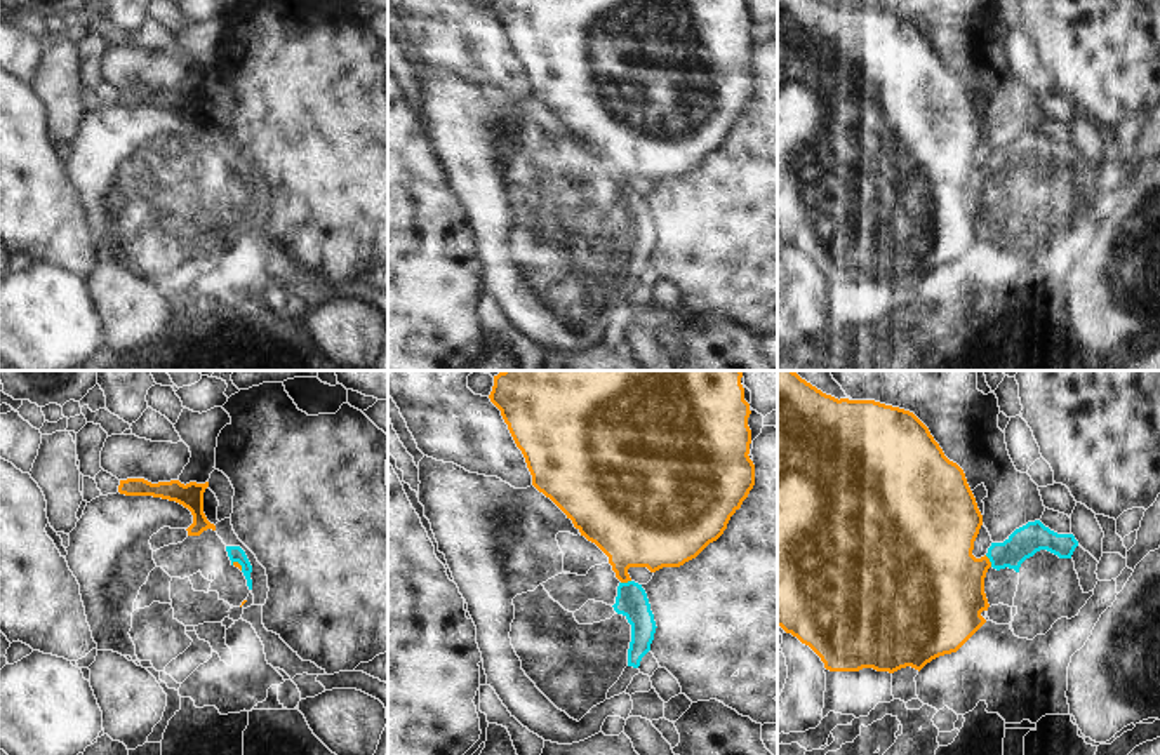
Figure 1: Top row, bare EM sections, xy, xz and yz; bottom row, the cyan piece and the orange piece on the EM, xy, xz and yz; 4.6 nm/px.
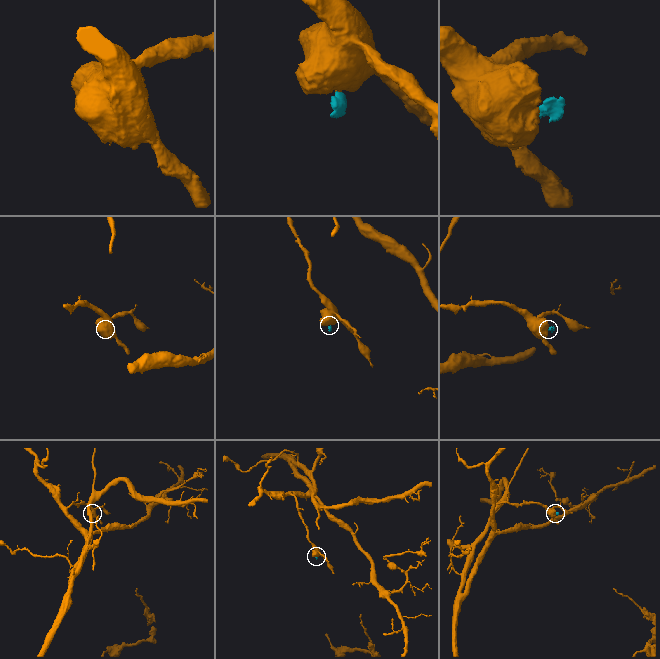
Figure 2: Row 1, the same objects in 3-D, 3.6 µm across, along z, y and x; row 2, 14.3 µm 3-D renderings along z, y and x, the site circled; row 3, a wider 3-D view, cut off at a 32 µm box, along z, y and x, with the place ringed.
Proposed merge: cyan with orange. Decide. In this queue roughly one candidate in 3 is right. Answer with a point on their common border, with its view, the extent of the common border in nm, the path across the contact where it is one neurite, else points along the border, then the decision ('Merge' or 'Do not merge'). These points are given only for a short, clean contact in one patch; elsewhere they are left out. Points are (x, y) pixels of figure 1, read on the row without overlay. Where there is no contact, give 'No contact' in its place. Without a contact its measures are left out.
Touches cyan at yz (990, 171). Shared border 70 nm. Boundary: yz (985, 166), (992, 176). Do not merge.

